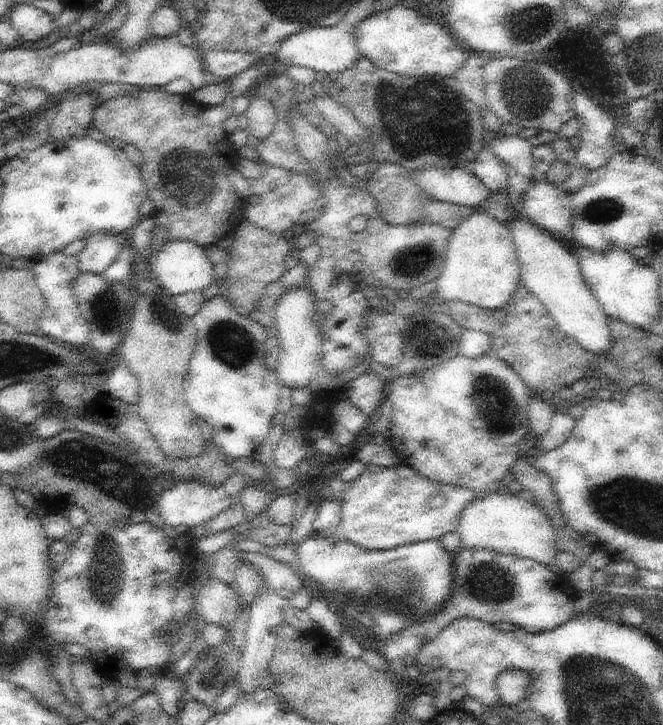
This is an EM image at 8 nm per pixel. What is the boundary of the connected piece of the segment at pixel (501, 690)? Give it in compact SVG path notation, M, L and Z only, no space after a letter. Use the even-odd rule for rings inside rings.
M505 668L497 676L497 694L501 696L501 704L515 708L515 704L523 698L529 698L529 690L533 686L533 676L525 674L525 670Z

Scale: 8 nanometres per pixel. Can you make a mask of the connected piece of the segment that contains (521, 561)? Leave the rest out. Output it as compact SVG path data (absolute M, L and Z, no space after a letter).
M461 548L459 554L453 554L453 574L455 574L455 586L453 586L453 592L449 596L449 600L445 602L443 610L435 616L427 616L425 620L409 620L409 624L397 634L393 636L391 640L379 644L371 634L365 634L361 636L361 640L357 640L357 644L367 650L377 650L387 662L389 666L393 666L393 672L399 672L401 666L405 670L405 666L409 664L417 664L417 654L419 650L431 640L431 638L437 638L439 632L451 624L453 620L457 618L475 618L475 620L481 620L481 622L487 622L487 624L495 624L495 622L509 622L509 624L515 624L519 626L521 630L527 630L529 634L541 634L541 632L553 632L555 628L561 628L565 626L571 618L575 618L575 600L579 598L579 594L571 588L569 580L567 580L567 574L547 566L547 564L541 564L537 560L531 560L531 558L517 558L517 556L503 556L503 554L497 554L497 552L491 552L491 550L467 550L467 548Z

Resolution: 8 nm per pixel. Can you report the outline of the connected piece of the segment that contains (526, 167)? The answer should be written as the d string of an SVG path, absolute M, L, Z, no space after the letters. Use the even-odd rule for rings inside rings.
M497 132L487 146L507 164L509 174L533 182L533 146L527 140Z

